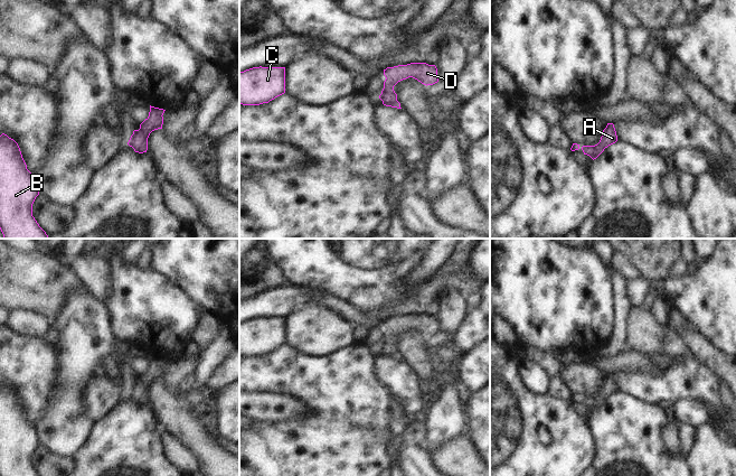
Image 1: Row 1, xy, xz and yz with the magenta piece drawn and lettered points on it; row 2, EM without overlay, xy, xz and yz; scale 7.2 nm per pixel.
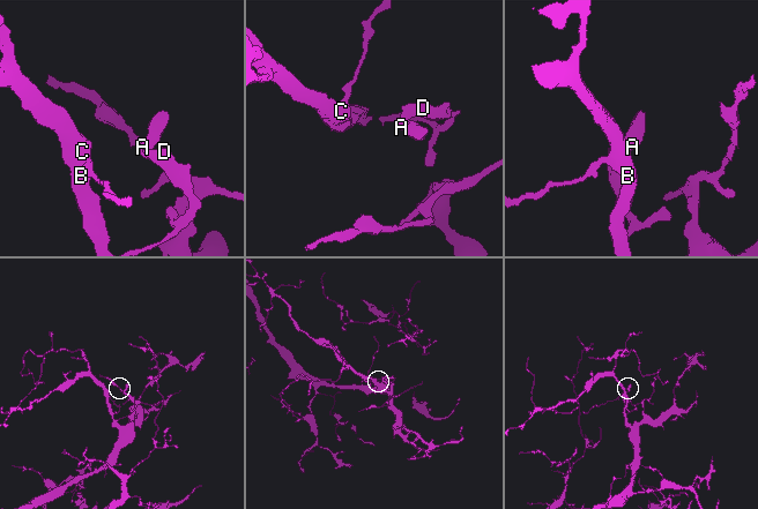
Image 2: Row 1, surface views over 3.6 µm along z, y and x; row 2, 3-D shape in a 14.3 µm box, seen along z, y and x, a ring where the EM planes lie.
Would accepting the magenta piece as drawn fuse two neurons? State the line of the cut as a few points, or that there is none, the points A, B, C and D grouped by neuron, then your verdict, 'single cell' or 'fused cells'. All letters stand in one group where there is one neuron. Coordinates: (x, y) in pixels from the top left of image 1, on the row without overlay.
cut none; groups A B C D; single cell

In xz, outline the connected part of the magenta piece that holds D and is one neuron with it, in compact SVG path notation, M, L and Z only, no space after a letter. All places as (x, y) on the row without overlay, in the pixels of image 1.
M411 314L387 318L384 320L384 326L386 330L379 349L384 356L397 360L402 360L400 354L397 352L397 345L394 342L394 337L398 333L408 328L413 328L426 337L438 333L436 317L426 314Z

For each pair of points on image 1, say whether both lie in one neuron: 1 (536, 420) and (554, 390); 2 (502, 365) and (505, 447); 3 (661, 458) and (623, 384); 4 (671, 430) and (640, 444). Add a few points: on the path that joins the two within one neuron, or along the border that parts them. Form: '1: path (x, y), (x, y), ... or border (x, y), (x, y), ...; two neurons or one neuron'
1: border (547, 393), (569, 401); two neurons
2: path (502, 385), (502, 427); one neuron
3: border (617, 390), (653, 404); two neurons
4: border (667, 423), (662, 430), (662, 441), (672, 455); two neurons

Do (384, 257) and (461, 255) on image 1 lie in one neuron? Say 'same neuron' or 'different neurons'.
different neurons

